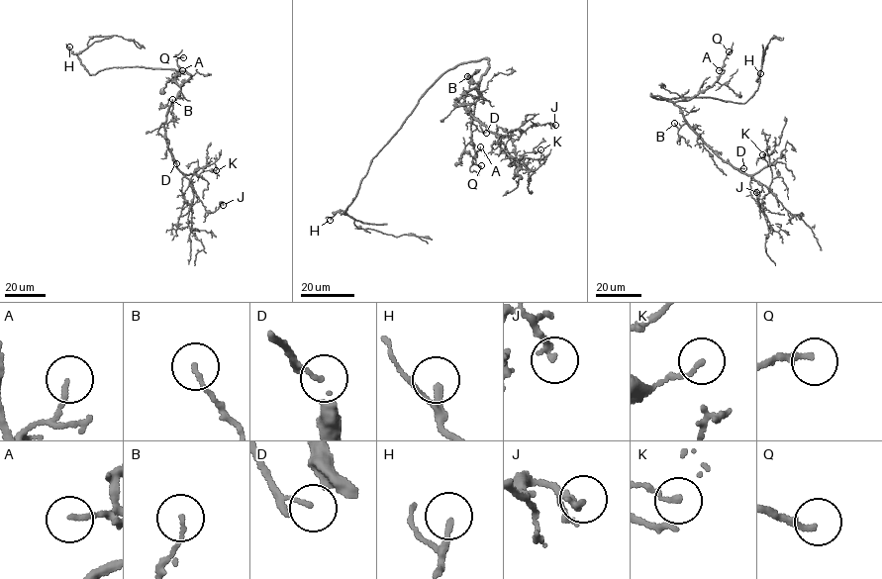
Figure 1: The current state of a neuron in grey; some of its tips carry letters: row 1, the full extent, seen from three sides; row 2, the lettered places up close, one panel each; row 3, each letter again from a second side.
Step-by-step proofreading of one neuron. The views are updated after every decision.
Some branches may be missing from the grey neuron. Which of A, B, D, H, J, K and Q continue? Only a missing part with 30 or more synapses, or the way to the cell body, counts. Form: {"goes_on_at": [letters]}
{"goes_on_at": ["D", "H", "Q"]}

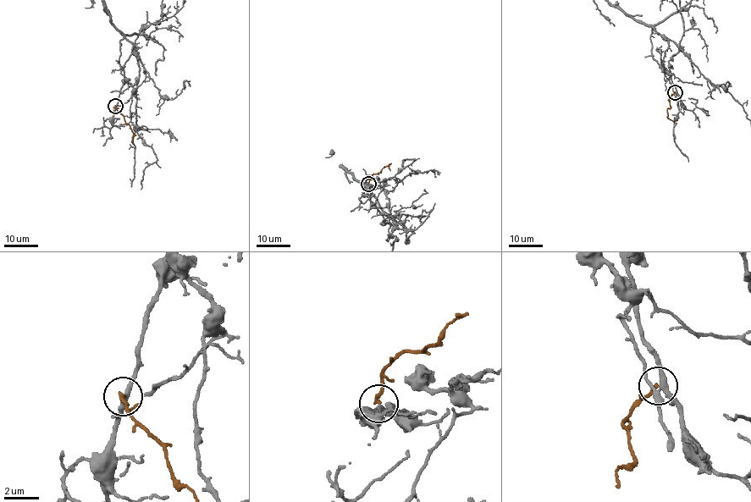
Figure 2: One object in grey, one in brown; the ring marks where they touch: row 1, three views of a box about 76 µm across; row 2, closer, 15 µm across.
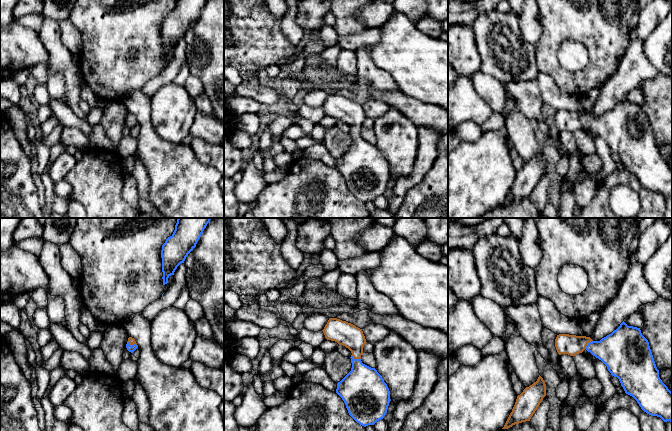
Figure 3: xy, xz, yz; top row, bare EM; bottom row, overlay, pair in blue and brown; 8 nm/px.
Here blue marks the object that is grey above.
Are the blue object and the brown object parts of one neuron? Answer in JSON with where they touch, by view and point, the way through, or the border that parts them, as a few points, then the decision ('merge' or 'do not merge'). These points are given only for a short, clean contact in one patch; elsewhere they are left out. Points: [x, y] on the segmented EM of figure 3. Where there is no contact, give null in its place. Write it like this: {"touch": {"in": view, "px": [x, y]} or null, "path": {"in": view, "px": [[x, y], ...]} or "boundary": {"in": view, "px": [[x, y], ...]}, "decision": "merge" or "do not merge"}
{"touch": {"in": "xz", "px": [356, 359]}, "path": {"in": "xz", "px": [[363, 389], [362, 378], [356, 359], [356, 346], [344, 333]]}, "decision": "merge"}

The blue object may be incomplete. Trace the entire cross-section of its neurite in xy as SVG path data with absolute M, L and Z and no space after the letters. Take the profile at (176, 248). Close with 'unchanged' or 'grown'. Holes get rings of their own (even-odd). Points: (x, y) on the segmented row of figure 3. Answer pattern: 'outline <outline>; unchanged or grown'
outline M178 218L173 234L162 245L163 285L174 275L177 267L184 263L188 254L196 247L204 229L212 218Z; unchanged

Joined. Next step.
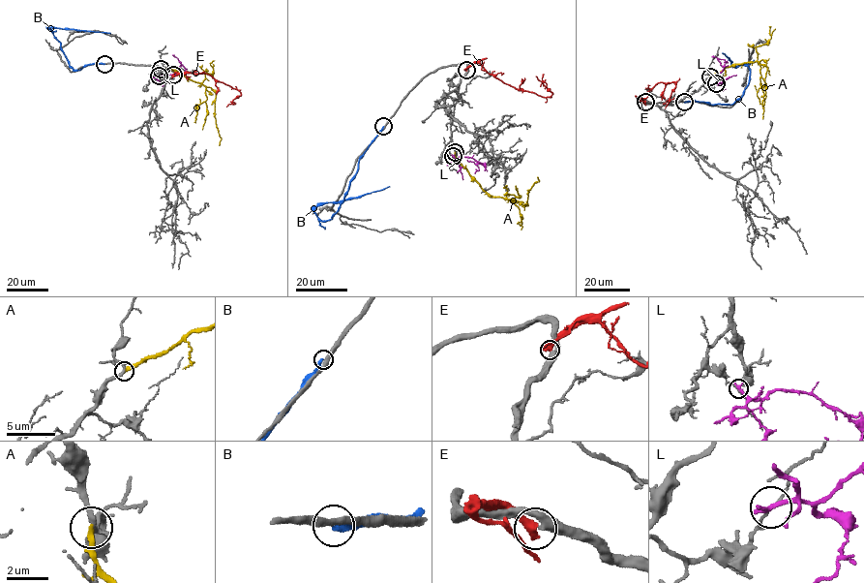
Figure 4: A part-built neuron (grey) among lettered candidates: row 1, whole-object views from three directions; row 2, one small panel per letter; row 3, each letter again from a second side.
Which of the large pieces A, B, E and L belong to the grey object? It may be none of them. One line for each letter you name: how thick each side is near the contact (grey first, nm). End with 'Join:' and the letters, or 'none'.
A: 220 nm thick on the grey side, 280 nm on the other
Join: A

